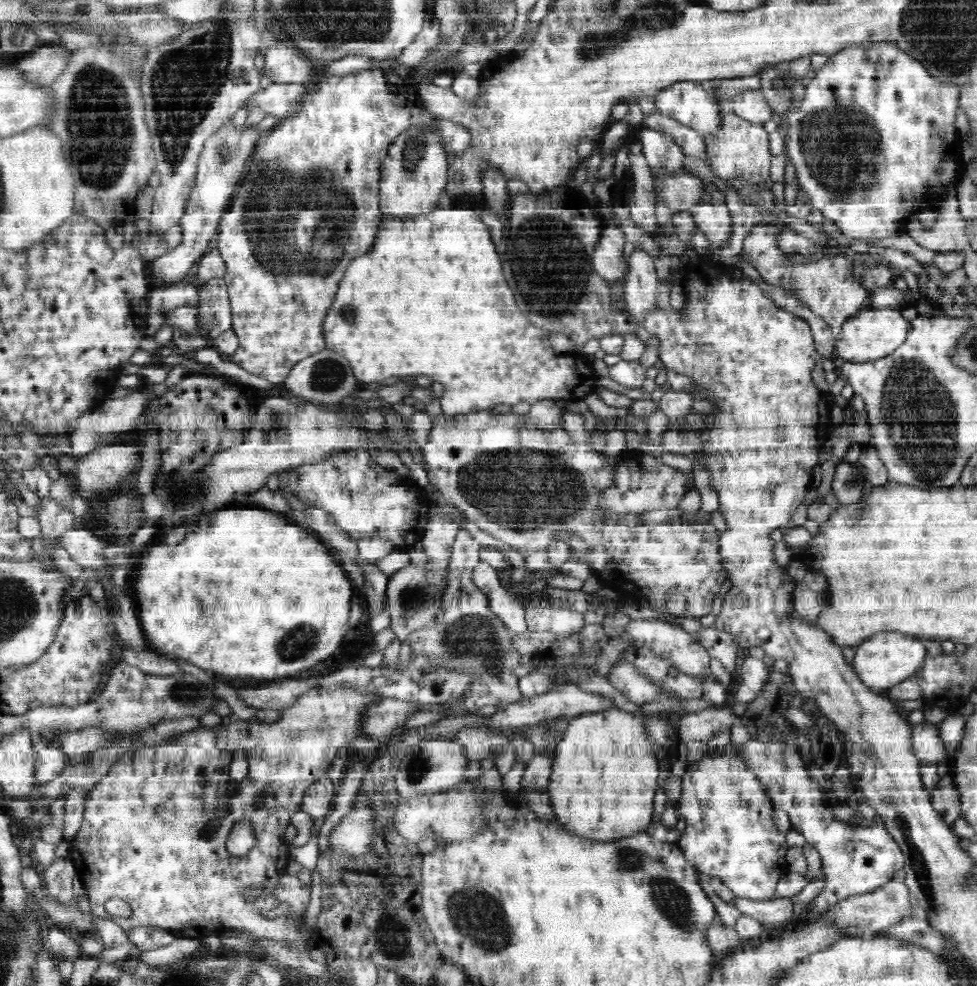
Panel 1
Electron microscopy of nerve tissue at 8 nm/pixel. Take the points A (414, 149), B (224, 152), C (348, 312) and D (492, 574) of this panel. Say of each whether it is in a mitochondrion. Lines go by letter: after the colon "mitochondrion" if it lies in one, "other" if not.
A: mitochondrion
B: mitochondrion
C: mitochondrion
D: other

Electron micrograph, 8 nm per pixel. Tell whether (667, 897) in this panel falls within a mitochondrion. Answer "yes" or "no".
yes

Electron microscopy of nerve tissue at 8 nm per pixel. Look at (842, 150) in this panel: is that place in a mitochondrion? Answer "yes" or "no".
yes

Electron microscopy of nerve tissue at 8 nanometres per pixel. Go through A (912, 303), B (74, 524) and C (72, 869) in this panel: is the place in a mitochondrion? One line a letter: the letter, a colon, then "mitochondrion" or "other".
A: other
B: other
C: other

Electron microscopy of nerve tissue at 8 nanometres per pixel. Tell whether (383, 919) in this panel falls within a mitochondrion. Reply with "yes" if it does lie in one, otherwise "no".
yes

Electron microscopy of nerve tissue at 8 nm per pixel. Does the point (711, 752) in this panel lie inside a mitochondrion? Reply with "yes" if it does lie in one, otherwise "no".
no

